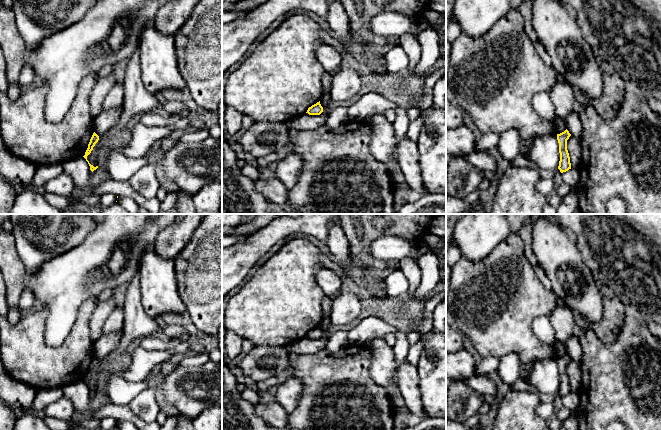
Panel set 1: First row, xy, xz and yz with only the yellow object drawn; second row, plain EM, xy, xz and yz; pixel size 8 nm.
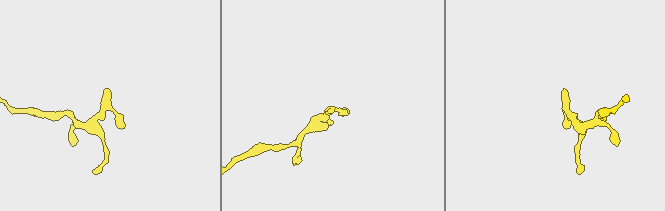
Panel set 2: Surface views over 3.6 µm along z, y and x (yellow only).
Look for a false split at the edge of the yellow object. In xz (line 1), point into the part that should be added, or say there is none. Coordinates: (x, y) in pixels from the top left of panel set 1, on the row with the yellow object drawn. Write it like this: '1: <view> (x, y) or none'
1: none

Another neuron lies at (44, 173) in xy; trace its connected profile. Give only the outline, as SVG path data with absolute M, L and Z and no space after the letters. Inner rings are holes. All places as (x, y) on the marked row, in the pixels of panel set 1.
M61 163L37 166L33 178L33 187L43 187L44 184L63 172L63 165Z

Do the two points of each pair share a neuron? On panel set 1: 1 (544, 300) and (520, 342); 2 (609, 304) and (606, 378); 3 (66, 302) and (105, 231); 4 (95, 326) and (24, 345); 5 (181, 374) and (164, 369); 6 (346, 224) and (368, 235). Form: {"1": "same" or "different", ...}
{"1": "same", "2": "different", "3": "same", "4": "different", "5": "different", "6": "same"}

